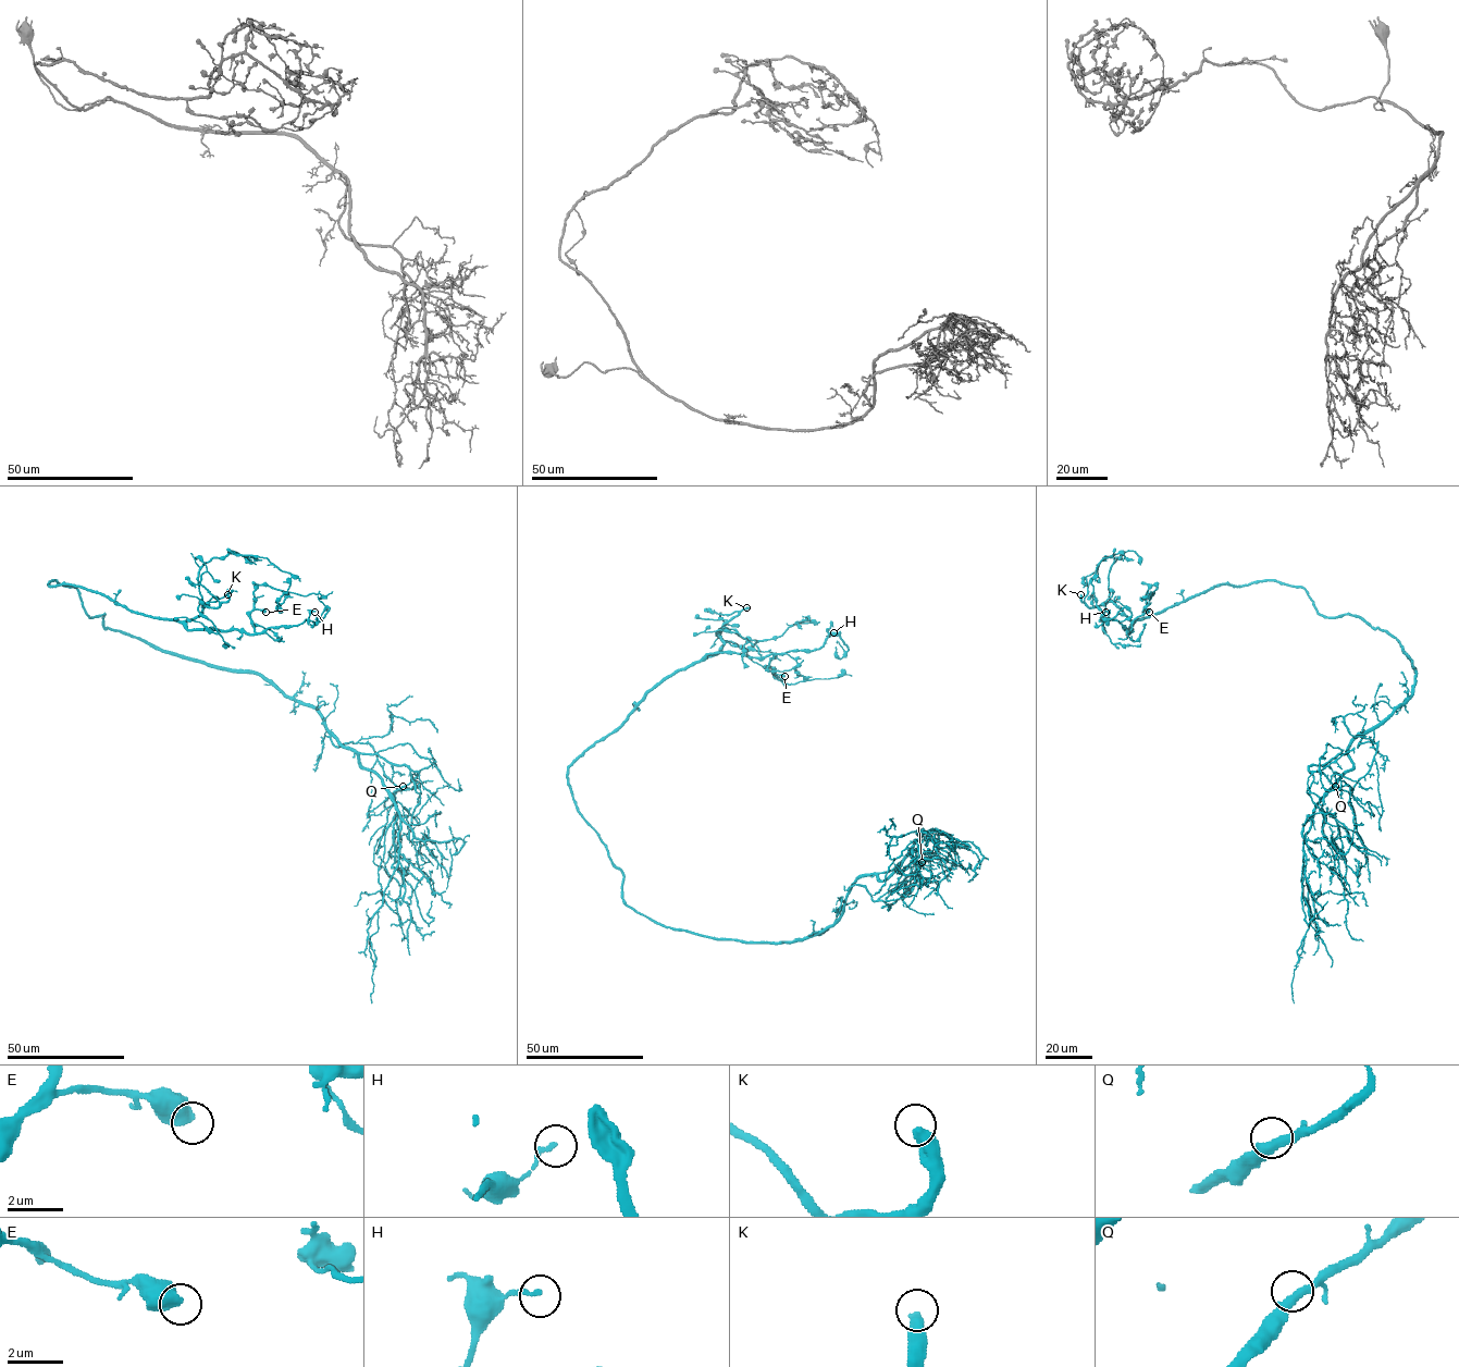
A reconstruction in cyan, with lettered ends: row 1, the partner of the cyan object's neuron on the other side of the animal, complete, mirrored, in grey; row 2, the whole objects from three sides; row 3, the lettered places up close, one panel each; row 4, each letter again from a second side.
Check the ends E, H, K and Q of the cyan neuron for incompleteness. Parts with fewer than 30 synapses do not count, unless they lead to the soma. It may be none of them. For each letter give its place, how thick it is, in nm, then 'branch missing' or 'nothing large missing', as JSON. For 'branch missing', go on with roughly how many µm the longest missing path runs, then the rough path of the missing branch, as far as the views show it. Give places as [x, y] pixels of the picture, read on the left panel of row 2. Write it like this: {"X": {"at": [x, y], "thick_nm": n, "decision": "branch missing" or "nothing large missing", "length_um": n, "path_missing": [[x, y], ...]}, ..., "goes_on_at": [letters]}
{"E": {"at": [266, 612], "thick_nm": 600, "decision": "nothing large missing"}, "H": {"at": [314, 612], "thick_nm": 190, "decision": "nothing large missing"}, "K": {"at": [227, 594], "thick_nm": 460, "decision": "branch missing", "length_um": 50, "path_missing": [[227, 594], [230, 592], [239, 602], [259, 612], [272, 613], [285, 606], [307, 603], [316, 592]]}, "Q": {"at": [403, 786], "thick_nm": 320, "decision": "nothing large missing"}, "goes_on_at": ["K"]}

